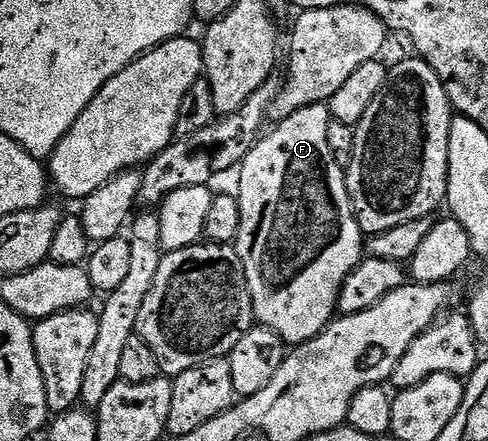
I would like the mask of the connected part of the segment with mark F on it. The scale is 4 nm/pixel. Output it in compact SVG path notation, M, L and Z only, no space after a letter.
M327 104L300 109L279 122L273 133L265 132L238 166L240 226L234 248L238 259L242 259L242 267L246 267L252 316L276 332L288 347L313 341L332 324L338 313L342 287L366 256L366 234L360 229L348 194L345 166L337 163L334 151L330 151L329 120Z

